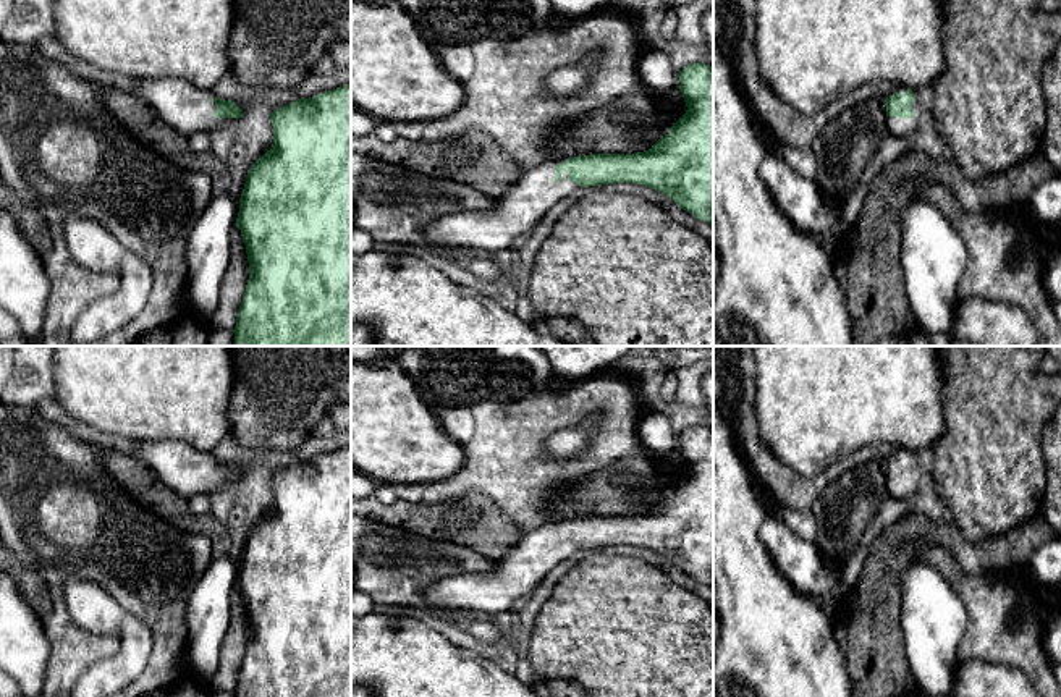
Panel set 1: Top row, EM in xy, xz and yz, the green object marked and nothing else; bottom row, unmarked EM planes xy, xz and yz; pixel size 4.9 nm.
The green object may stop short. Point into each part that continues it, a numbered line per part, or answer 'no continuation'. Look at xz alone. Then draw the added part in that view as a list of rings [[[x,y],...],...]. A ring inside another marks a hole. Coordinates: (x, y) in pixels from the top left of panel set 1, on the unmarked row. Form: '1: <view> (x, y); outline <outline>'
1: xz (518, 573); outline [[[548,521],[524,532],[487,572],[440,577],[422,594],[425,608],[508,618],[519,597],[532,594],[556,564],[581,550],[568,543],[566,534],[560,545],[555,543],[555,527],[564,524],[566,521]]]

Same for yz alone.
1: yz (900, 489); outline [[[912,454],[915,464],[912,467],[914,479],[912,480],[893,480],[886,479],[886,492],[890,496],[906,498],[917,492],[920,480],[924,479],[922,469],[919,466],[917,458]]]

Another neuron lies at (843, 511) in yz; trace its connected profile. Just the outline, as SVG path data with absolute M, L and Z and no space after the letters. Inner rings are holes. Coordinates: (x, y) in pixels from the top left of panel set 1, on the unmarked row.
M883 458L857 464L826 485L810 509L817 524L815 547L826 564L844 569L886 496Z

